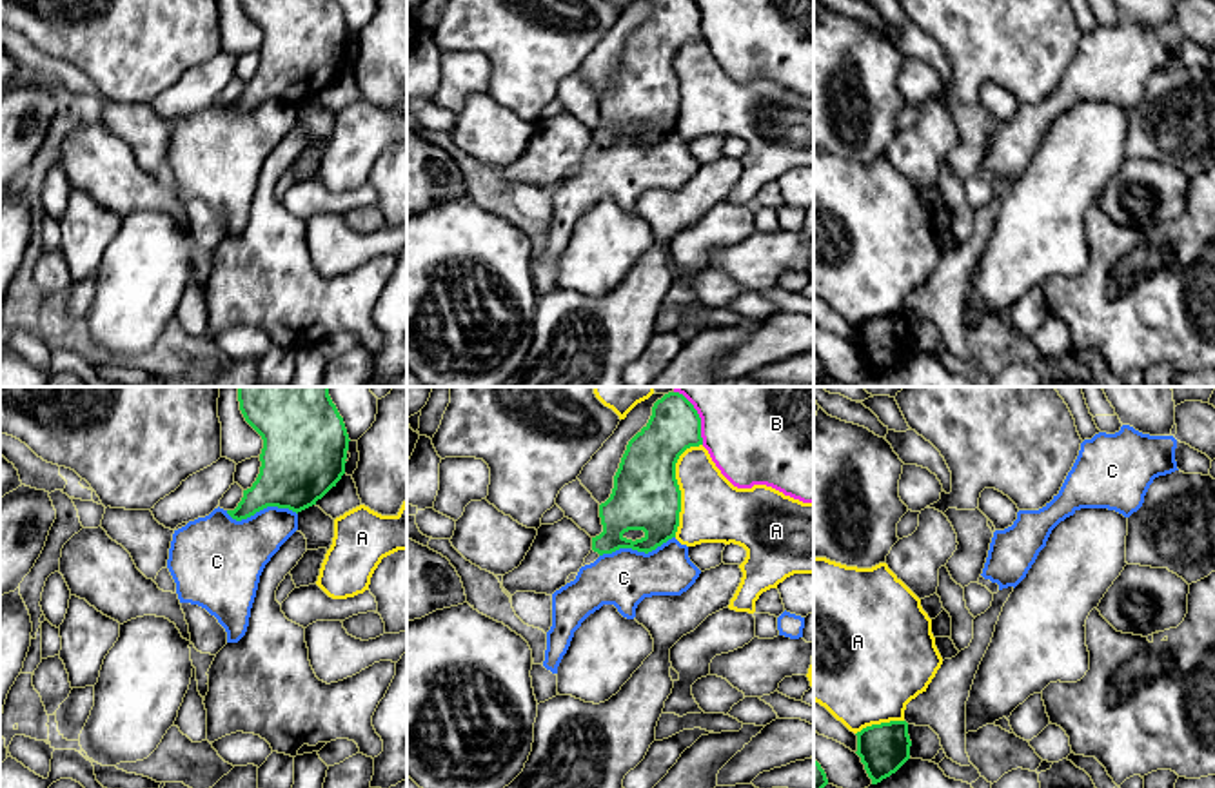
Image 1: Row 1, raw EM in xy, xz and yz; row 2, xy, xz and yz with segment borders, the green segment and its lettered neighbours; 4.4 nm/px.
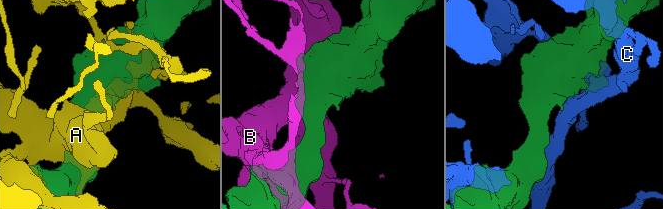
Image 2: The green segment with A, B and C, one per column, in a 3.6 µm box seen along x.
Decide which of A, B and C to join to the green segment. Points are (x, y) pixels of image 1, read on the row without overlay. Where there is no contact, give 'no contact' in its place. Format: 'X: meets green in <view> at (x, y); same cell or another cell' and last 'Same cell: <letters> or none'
A: meets green in xz at (678, 78); another cell
B: meets green in xz at (700, 19); another cell
C: meets green in xz at (636, 142); another cell
Same cell: none

